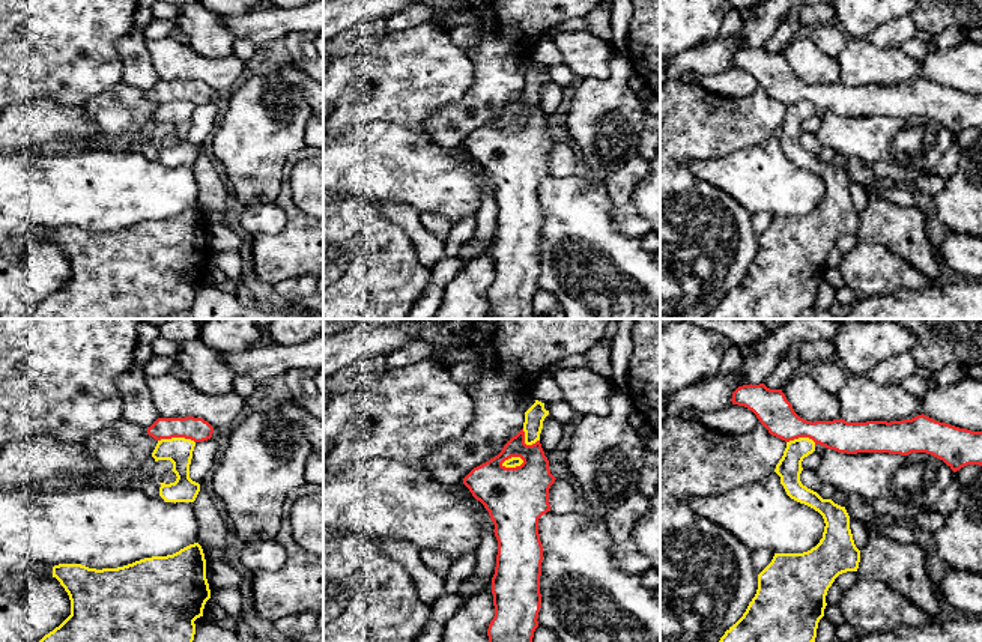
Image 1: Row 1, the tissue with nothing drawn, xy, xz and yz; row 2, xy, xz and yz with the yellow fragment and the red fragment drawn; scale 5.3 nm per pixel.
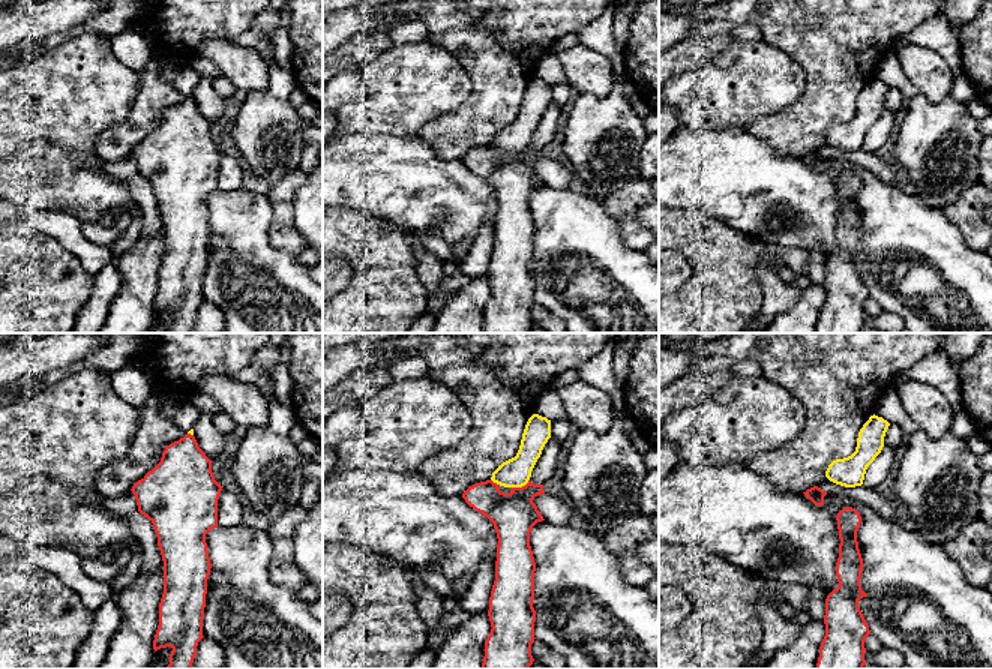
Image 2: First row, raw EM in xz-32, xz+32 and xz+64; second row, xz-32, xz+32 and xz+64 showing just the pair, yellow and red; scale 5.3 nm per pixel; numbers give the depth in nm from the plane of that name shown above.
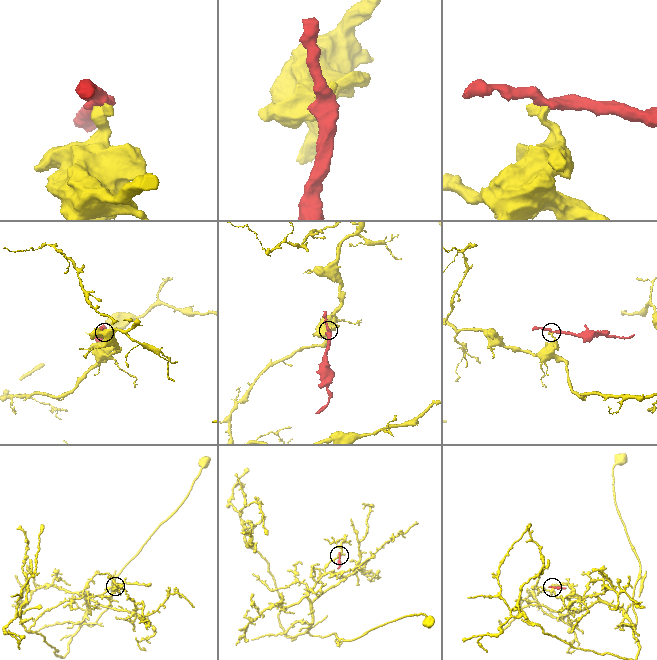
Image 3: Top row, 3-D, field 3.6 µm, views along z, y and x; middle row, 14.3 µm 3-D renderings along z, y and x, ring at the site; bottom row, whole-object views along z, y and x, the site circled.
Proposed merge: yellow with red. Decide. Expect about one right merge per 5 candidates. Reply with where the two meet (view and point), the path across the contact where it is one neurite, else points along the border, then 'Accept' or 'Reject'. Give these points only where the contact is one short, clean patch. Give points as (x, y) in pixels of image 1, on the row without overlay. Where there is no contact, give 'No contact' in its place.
Touches yellow at xz (512, 130). Boundary: xz (524, 124), (515, 130), (501, 128). Reject

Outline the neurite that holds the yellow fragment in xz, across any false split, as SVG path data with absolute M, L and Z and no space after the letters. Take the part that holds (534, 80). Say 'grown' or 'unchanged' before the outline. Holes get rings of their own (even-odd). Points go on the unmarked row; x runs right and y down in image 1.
unchanged; M535 63L535 66L525 75L525 107L532 108L540 104L540 96L543 92L543 84L549 78L549 74L544 72L544 66Z

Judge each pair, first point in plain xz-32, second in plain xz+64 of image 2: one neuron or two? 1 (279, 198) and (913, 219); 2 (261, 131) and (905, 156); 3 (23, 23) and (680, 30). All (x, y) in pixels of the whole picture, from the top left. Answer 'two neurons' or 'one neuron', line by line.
1: two neurons
2: one neuron
3: one neuron

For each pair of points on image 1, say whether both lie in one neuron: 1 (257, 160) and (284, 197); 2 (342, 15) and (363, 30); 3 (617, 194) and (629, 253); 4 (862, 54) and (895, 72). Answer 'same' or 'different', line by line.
1: different
2: different
3: different
4: same

